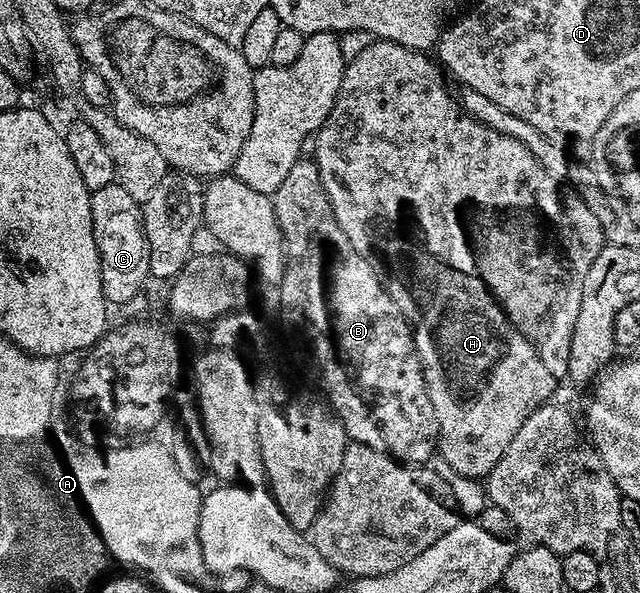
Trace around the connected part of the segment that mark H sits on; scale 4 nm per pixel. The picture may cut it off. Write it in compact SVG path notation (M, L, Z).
M376 40L348 61L343 67L337 100L314 135L316 150L313 161L319 170L325 196L329 196L333 216L337 224L341 224L341 232L345 232L349 244L357 248L360 256L371 263L383 289L411 325L411 333L415 335L415 351L419 353L423 365L427 395L437 416L437 450L440 455L443 453L442 461L461 476L483 480L495 467L497 460L505 456L505 448L509 448L513 436L517 435L517 430L531 411L546 403L552 397L550 394L565 382L569 368L569 344L573 340L577 312L581 312L581 288L585 288L585 276L589 276L589 268L593 268L593 260L597 260L603 250L605 239L601 224L597 224L597 216L589 212L578 194L570 188L564 188L560 179L545 172L545 168L537 164L533 152L529 152L521 140L493 132L493 128L481 124L463 111L458 97L453 90L451 94L447 87L448 79L440 63L434 57L427 57L431 56L422 50L410 50L396 42Z

